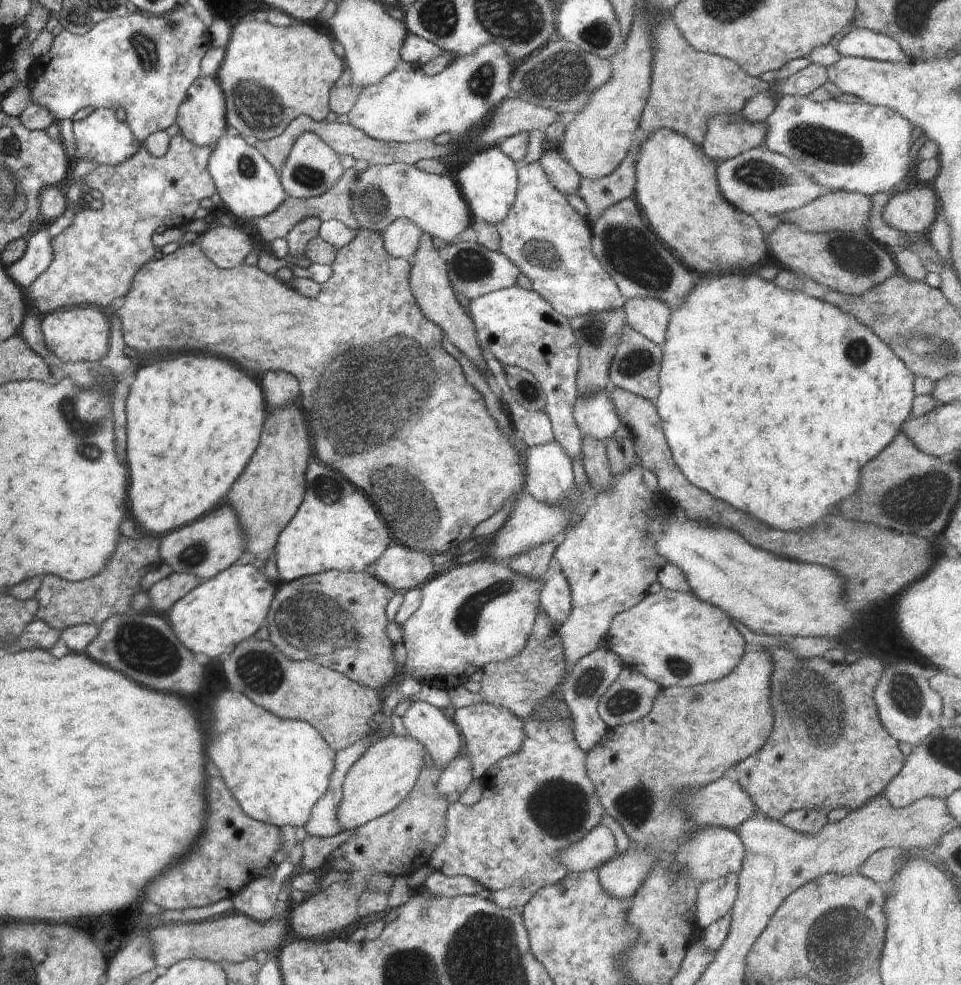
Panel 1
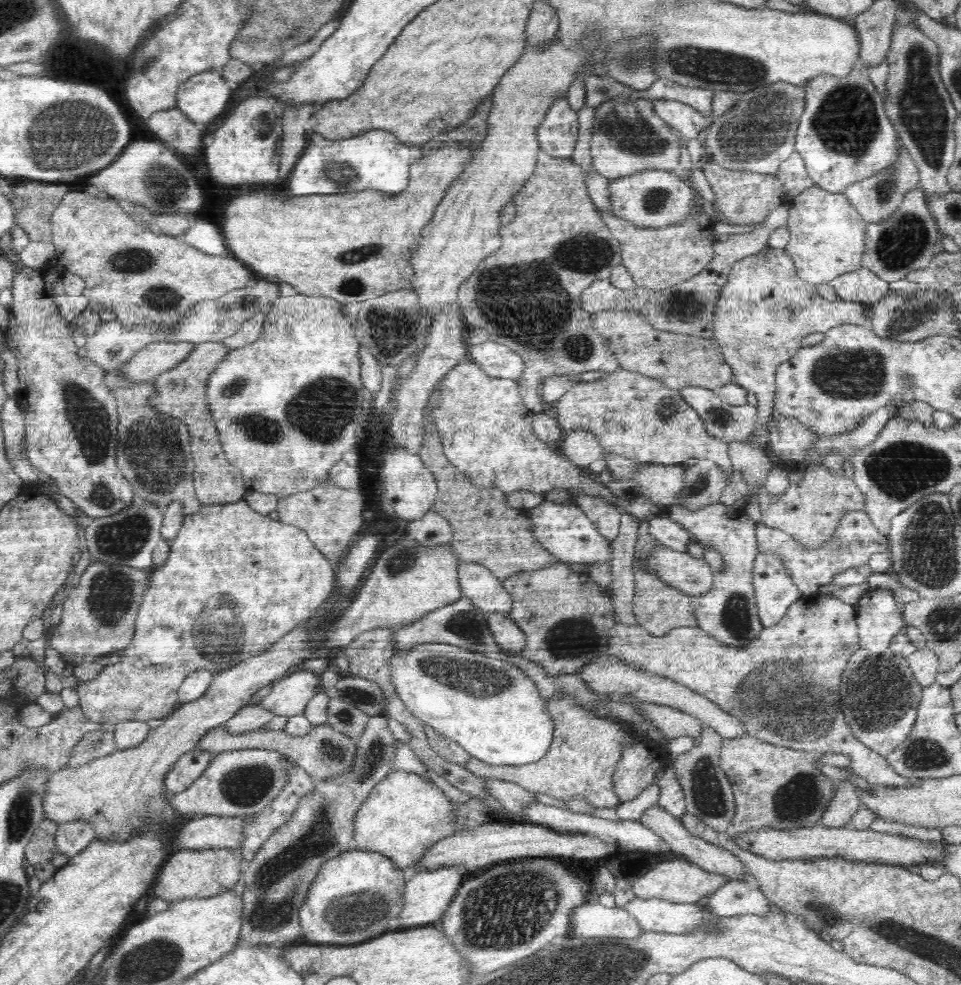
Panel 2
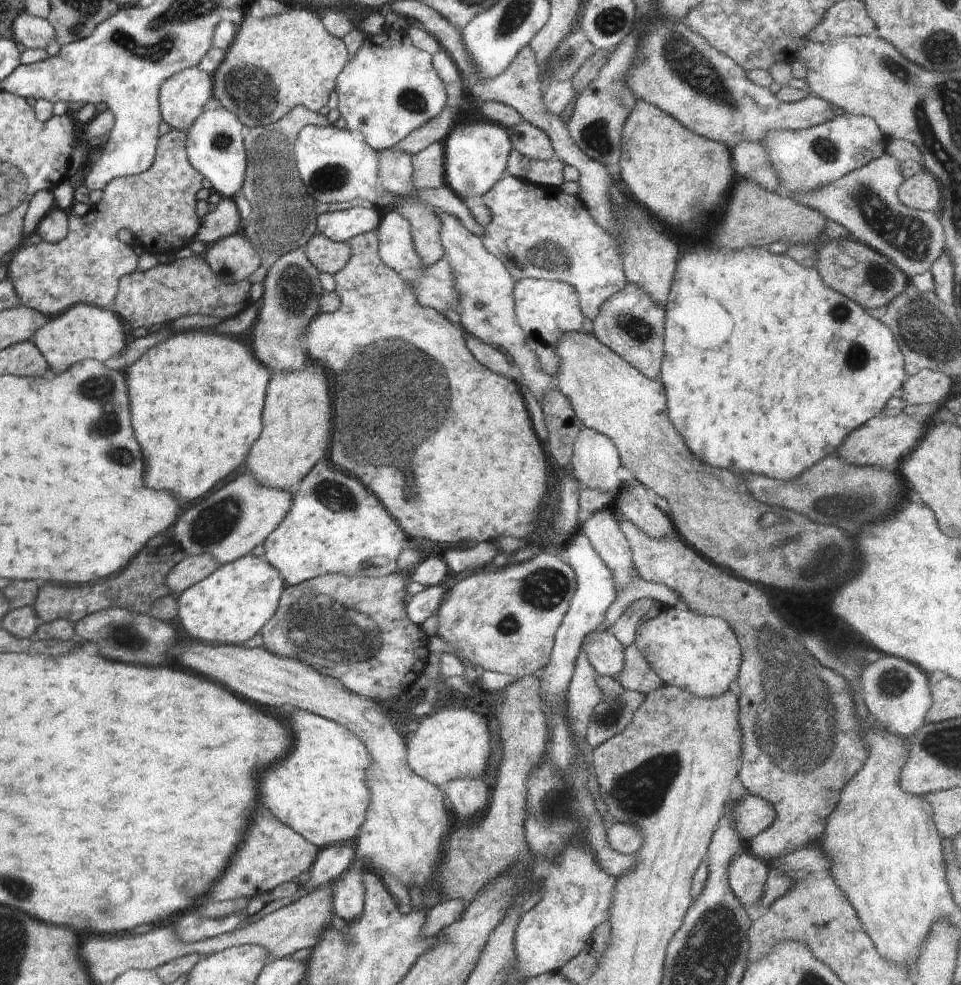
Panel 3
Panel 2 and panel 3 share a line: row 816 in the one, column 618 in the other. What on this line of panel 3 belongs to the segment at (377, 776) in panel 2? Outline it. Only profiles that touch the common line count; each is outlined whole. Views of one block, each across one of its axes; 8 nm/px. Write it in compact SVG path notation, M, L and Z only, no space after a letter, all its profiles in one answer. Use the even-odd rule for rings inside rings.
M626 283L600 306L592 320L593 334L644 376L658 378L664 356L665 308L637 284Z

